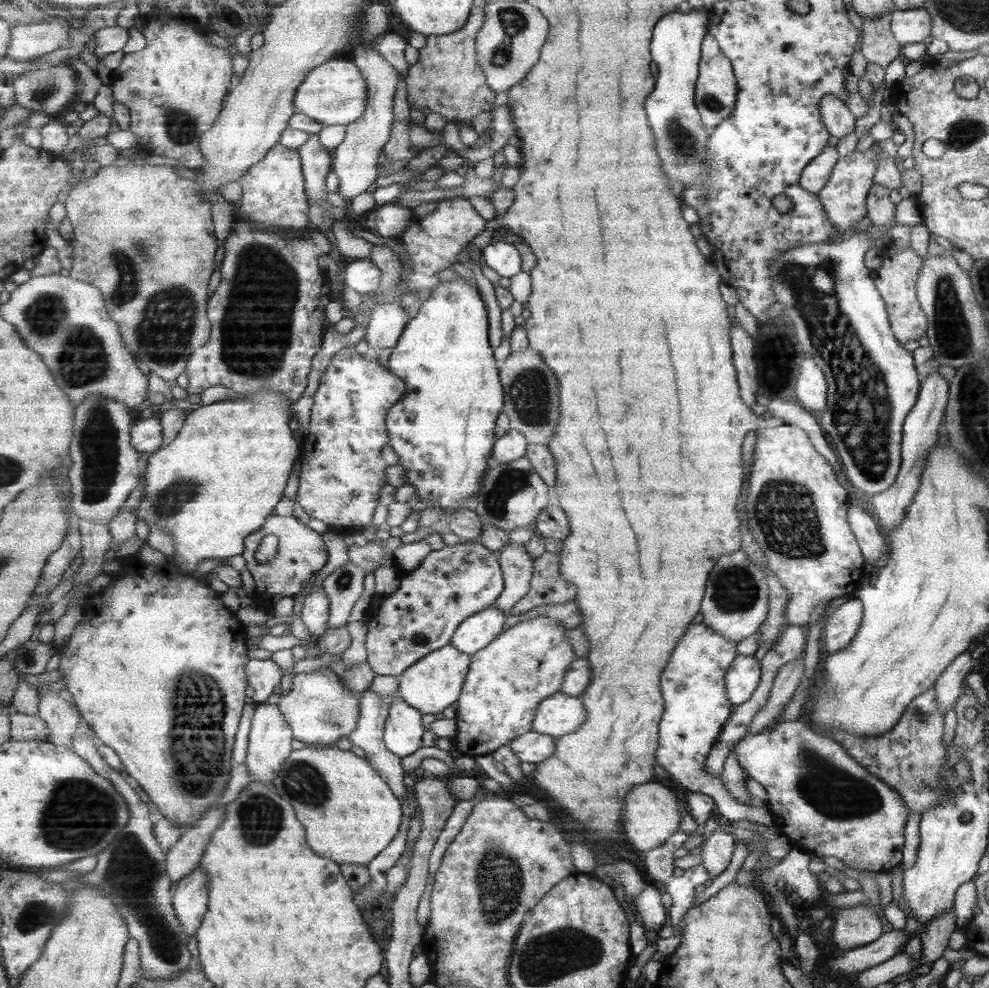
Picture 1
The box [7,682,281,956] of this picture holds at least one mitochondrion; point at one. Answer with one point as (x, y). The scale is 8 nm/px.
(61, 813)

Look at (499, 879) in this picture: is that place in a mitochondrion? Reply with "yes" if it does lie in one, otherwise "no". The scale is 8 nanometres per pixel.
yes

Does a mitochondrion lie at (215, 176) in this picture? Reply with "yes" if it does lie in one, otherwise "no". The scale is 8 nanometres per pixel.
no

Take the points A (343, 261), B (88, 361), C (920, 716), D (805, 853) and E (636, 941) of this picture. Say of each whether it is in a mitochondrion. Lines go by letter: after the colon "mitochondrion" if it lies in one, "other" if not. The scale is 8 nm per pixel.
A: other
B: mitochondrion
C: mitochondrion
D: other
E: other

